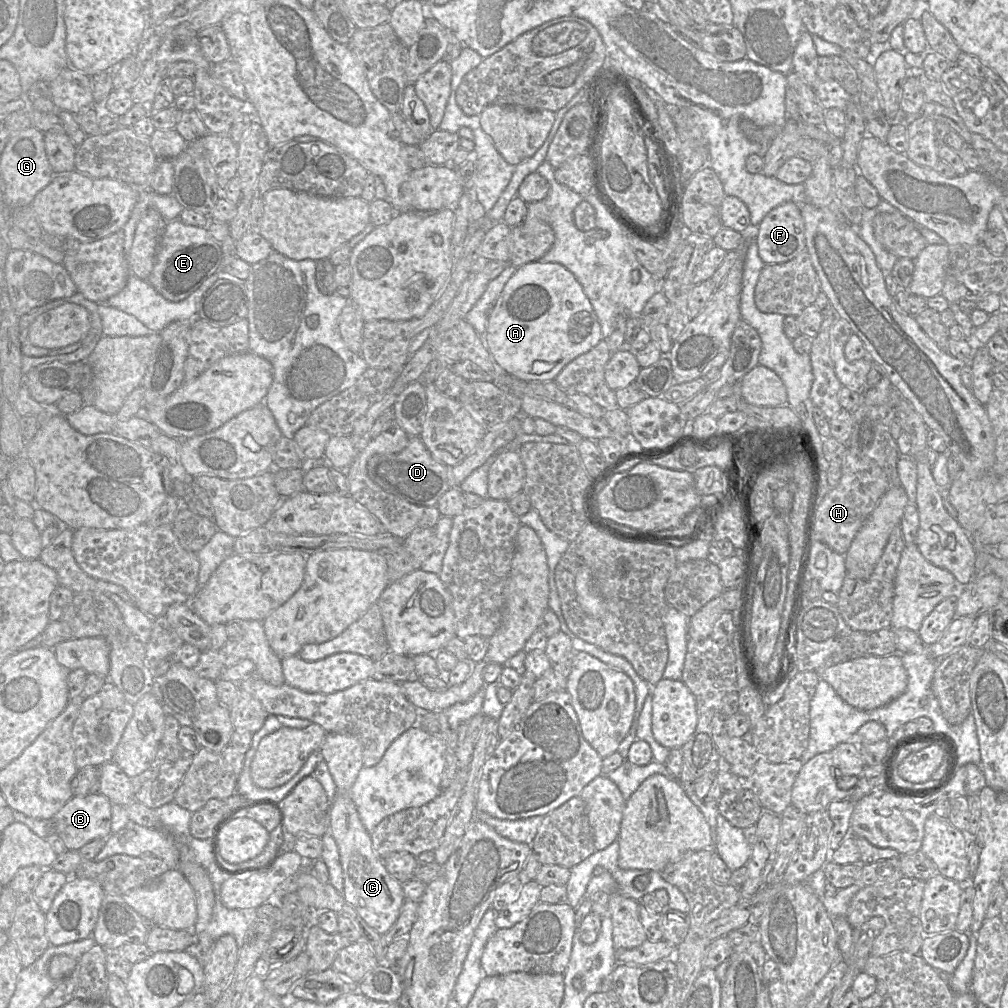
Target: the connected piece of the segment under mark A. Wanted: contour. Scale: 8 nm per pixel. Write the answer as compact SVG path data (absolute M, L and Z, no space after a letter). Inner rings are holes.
M533 261L517 268L489 313L483 341L496 363L523 381L553 381L573 359L601 340L602 331L581 284L559 263Z

